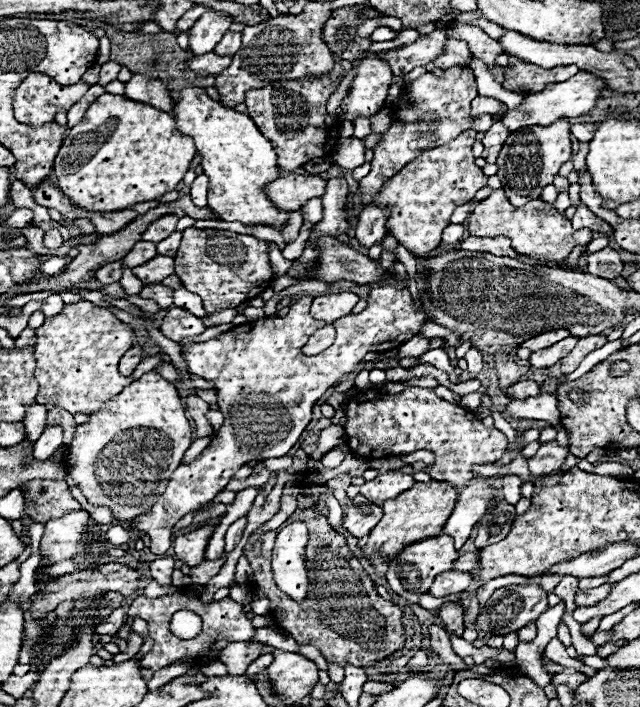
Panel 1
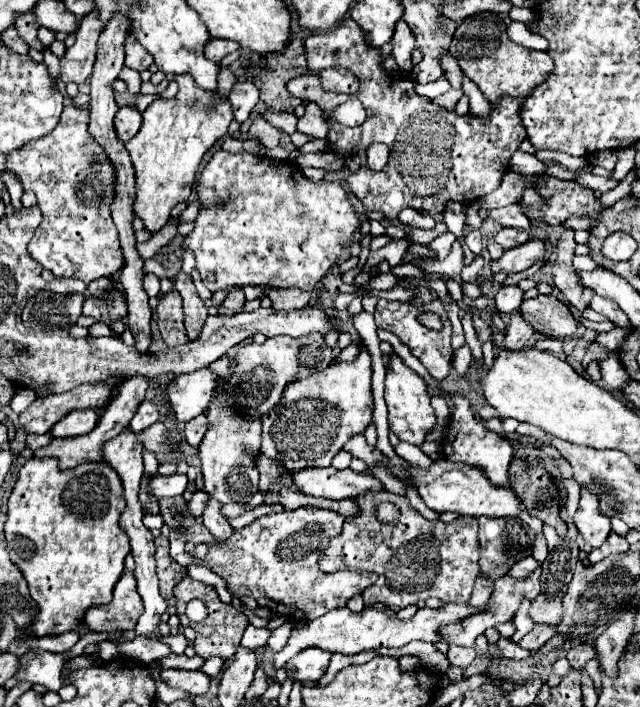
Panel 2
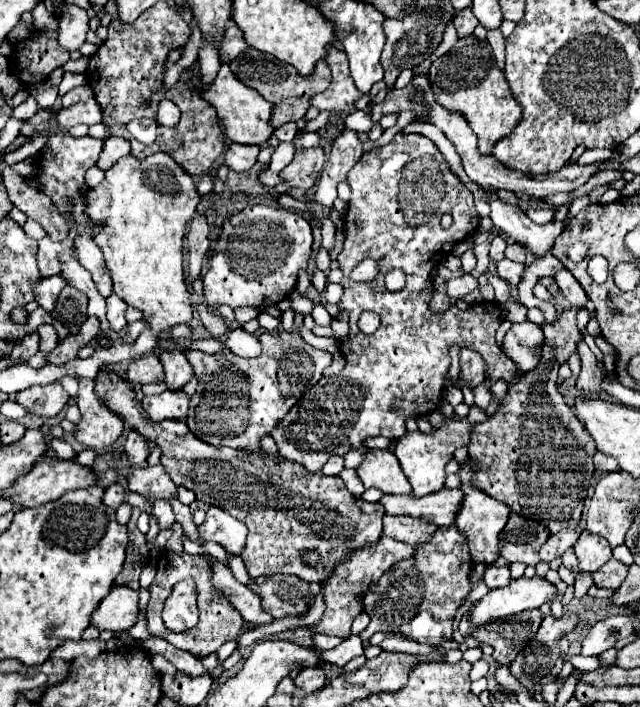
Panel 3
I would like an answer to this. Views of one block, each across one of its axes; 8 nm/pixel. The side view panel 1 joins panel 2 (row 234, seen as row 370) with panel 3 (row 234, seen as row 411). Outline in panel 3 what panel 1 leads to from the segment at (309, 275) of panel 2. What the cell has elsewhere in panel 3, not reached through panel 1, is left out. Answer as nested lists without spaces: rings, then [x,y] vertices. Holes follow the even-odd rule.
[[[270,204],[246,206],[246,210],[240,210],[238,214],[224,220],[222,234],[210,258],[210,268],[204,274],[204,298],[214,308],[218,308],[220,304],[228,304],[232,308],[256,306],[262,310],[266,306],[278,304],[294,290],[298,274],[300,270],[308,268],[310,258],[312,258],[312,228],[300,214]]]

